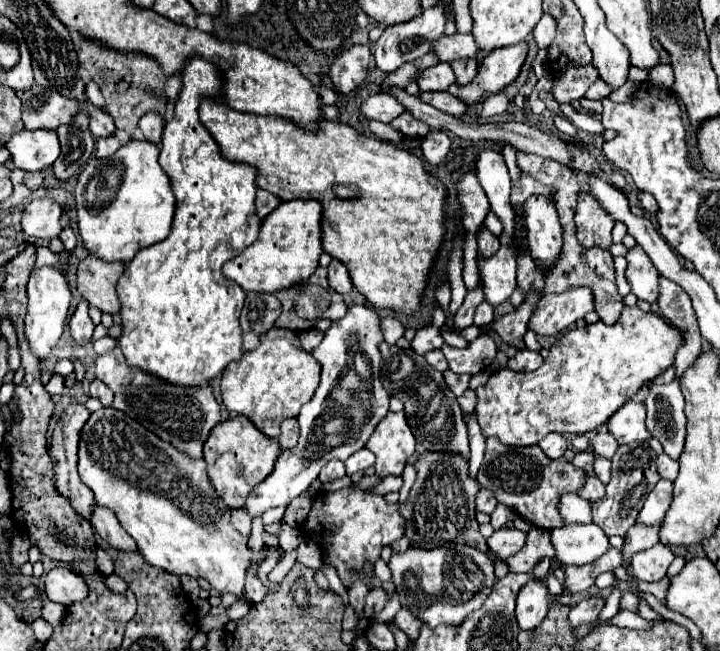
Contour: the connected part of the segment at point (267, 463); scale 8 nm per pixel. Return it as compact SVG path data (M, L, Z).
M237 415L213 429L203 453L215 491L231 509L241 509L245 505L245 497L273 471L273 465L281 455L281 447L275 439L269 439L261 431L257 431L253 423L249 425L249 419Z

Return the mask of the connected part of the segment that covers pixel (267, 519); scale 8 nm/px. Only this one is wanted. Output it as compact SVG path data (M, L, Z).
M280 506L266 511L262 515L264 525L270 525L272 523L281 521L283 519L286 508L286 506Z

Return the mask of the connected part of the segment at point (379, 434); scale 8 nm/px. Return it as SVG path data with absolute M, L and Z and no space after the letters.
M387 413L367 441L367 449L377 457L375 469L379 477L401 475L405 463L415 453L415 437L405 421L405 413Z

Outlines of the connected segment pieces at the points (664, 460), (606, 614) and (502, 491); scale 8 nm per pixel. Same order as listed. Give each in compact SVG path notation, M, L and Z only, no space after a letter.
M661 453L661 455L657 455L657 469L663 479L673 481L677 477L679 463L677 463L677 459L671 459L667 453Z
M614 588L610 596L606 599L605 606L599 614L595 623L597 625L600 622L606 622L608 619L612 618L619 610L619 601L622 596L622 591Z
M495 437L487 439L485 461L477 473L481 487L487 487L495 493L497 501L511 507L517 515L539 529L557 529L563 525L559 515L559 499L565 493L577 493L585 485L583 469L573 467L563 457L549 459L541 447L507 447Z

